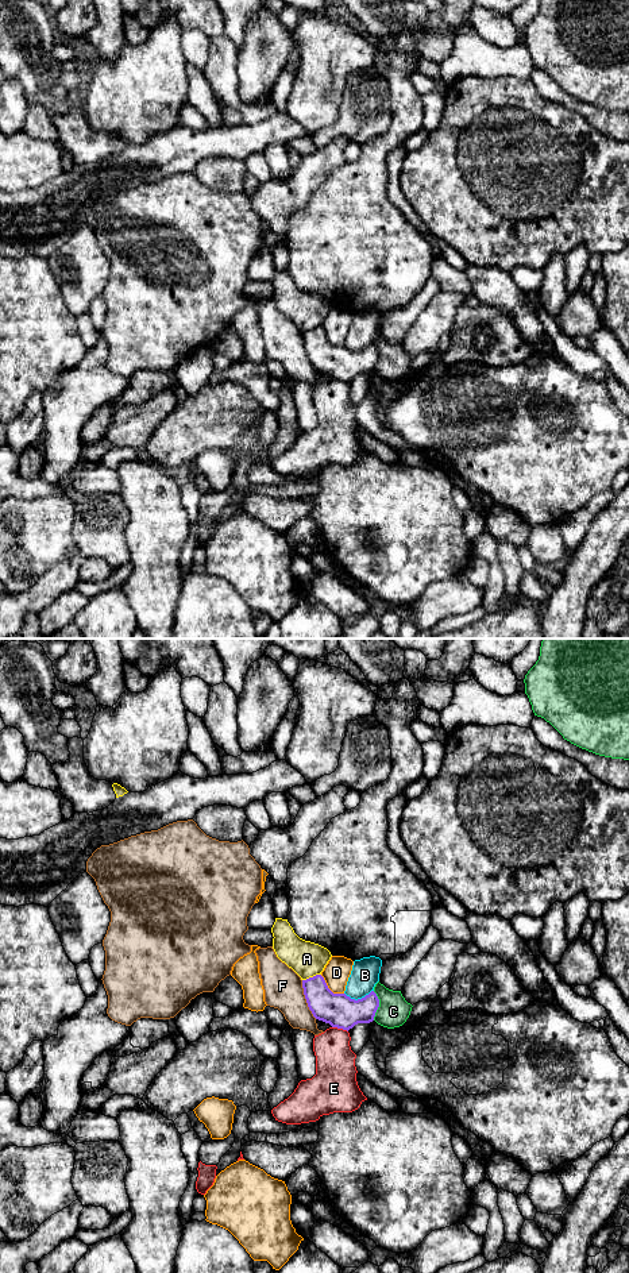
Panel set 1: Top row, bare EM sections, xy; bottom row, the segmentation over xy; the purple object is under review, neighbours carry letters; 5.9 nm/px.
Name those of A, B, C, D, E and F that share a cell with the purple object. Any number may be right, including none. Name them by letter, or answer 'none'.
none

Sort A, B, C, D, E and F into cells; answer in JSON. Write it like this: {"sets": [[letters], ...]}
{"sets": [["A"], ["B"], ["C"], ["D"], ["E", "F"]]}

